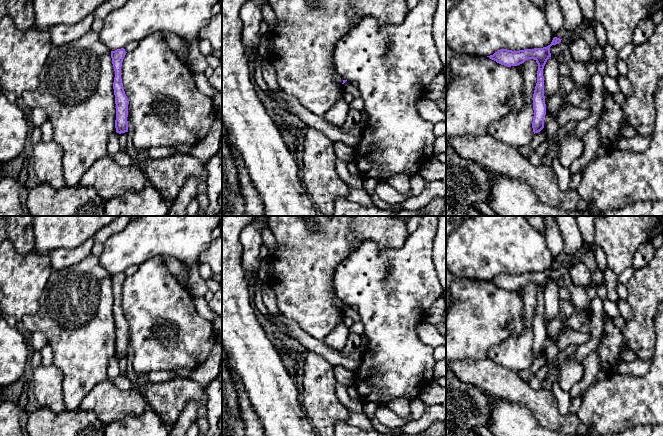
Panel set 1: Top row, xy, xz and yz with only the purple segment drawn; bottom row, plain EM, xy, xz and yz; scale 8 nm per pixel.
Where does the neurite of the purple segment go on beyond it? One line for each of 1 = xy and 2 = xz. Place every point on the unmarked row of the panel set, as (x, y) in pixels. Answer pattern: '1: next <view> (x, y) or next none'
1: next none
2: next none

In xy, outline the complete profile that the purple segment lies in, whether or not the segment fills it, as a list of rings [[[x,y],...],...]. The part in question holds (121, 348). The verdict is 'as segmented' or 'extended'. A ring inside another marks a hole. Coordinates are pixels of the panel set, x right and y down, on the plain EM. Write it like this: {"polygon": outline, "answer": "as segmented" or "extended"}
{"polygon": [[[124,272],[111,275],[112,288],[115,295],[113,313],[115,319],[116,328],[116,344],[115,352],[116,356],[121,358],[128,356],[128,328],[129,324],[125,318],[122,303],[121,303],[121,291],[123,283],[126,279]]], "answer": "as segmented"}

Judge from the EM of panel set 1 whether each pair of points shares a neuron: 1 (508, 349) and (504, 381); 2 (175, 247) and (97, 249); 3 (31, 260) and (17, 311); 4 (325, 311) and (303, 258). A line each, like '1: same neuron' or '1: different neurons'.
1: different neurons
2: different neurons
3: same neuron
4: same neuron

